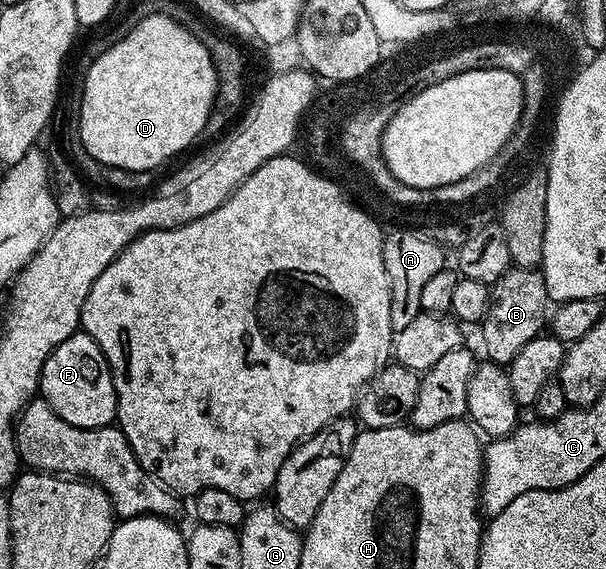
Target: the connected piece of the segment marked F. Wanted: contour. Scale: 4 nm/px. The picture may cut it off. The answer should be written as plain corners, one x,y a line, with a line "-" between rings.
77,330
62,346
46,358
40,375
39,395
70,426
79,428
107,428
116,419
116,387
112,371
94,338

